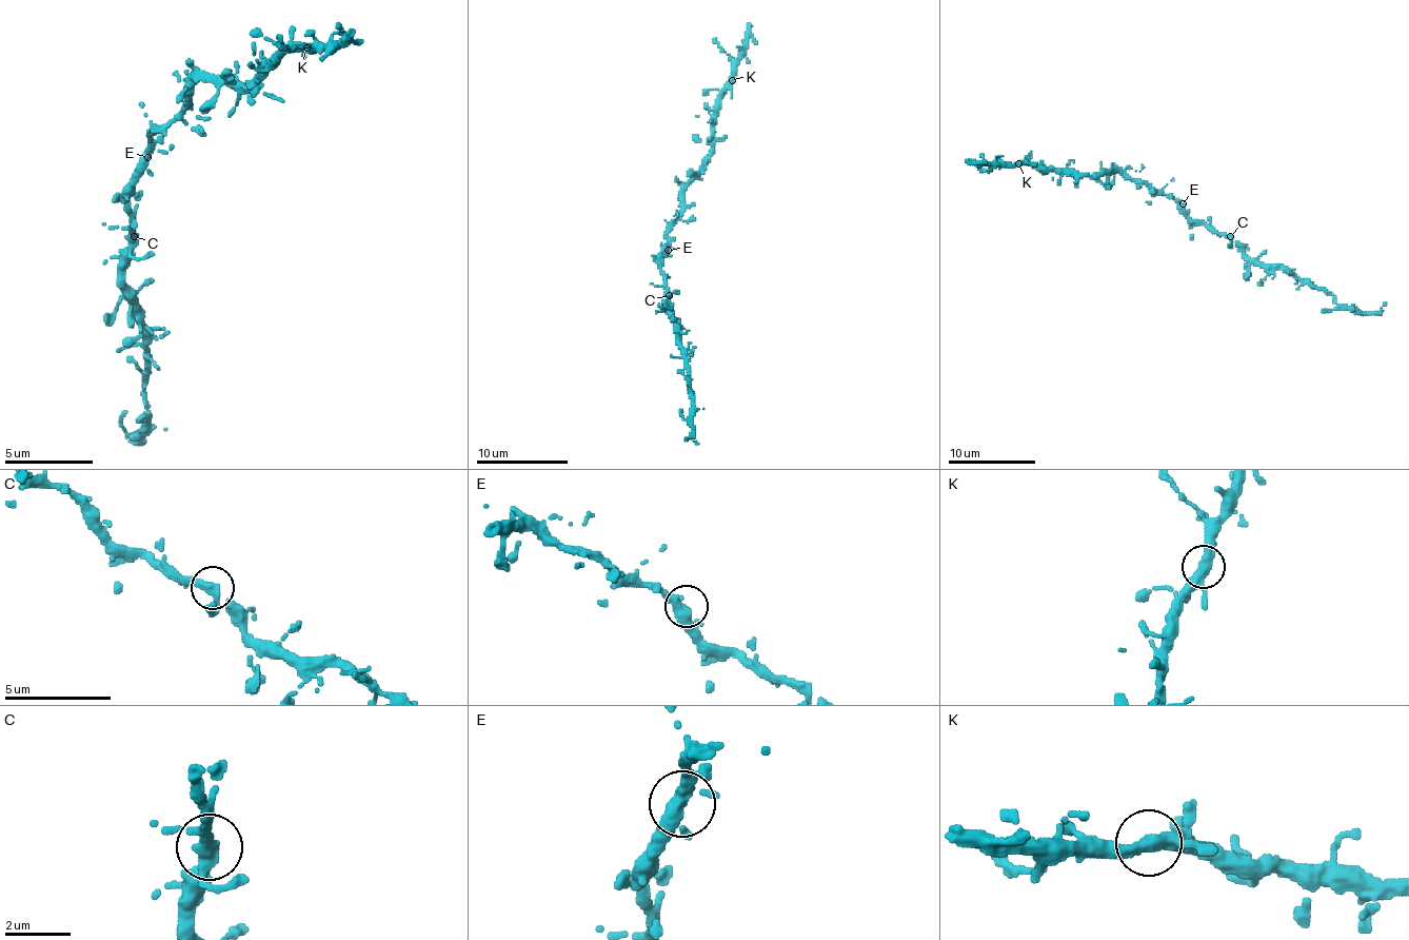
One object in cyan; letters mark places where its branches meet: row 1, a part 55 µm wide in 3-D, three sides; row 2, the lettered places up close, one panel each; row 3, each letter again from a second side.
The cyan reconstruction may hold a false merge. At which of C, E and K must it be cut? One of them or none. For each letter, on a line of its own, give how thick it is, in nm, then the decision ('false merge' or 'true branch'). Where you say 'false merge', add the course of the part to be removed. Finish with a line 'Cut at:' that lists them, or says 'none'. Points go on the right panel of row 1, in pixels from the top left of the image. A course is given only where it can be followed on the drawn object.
C: calibre 320 nm; true branch
E: calibre 360 nm; true branch
K: calibre 360 nm; true branch
Cut at: none

